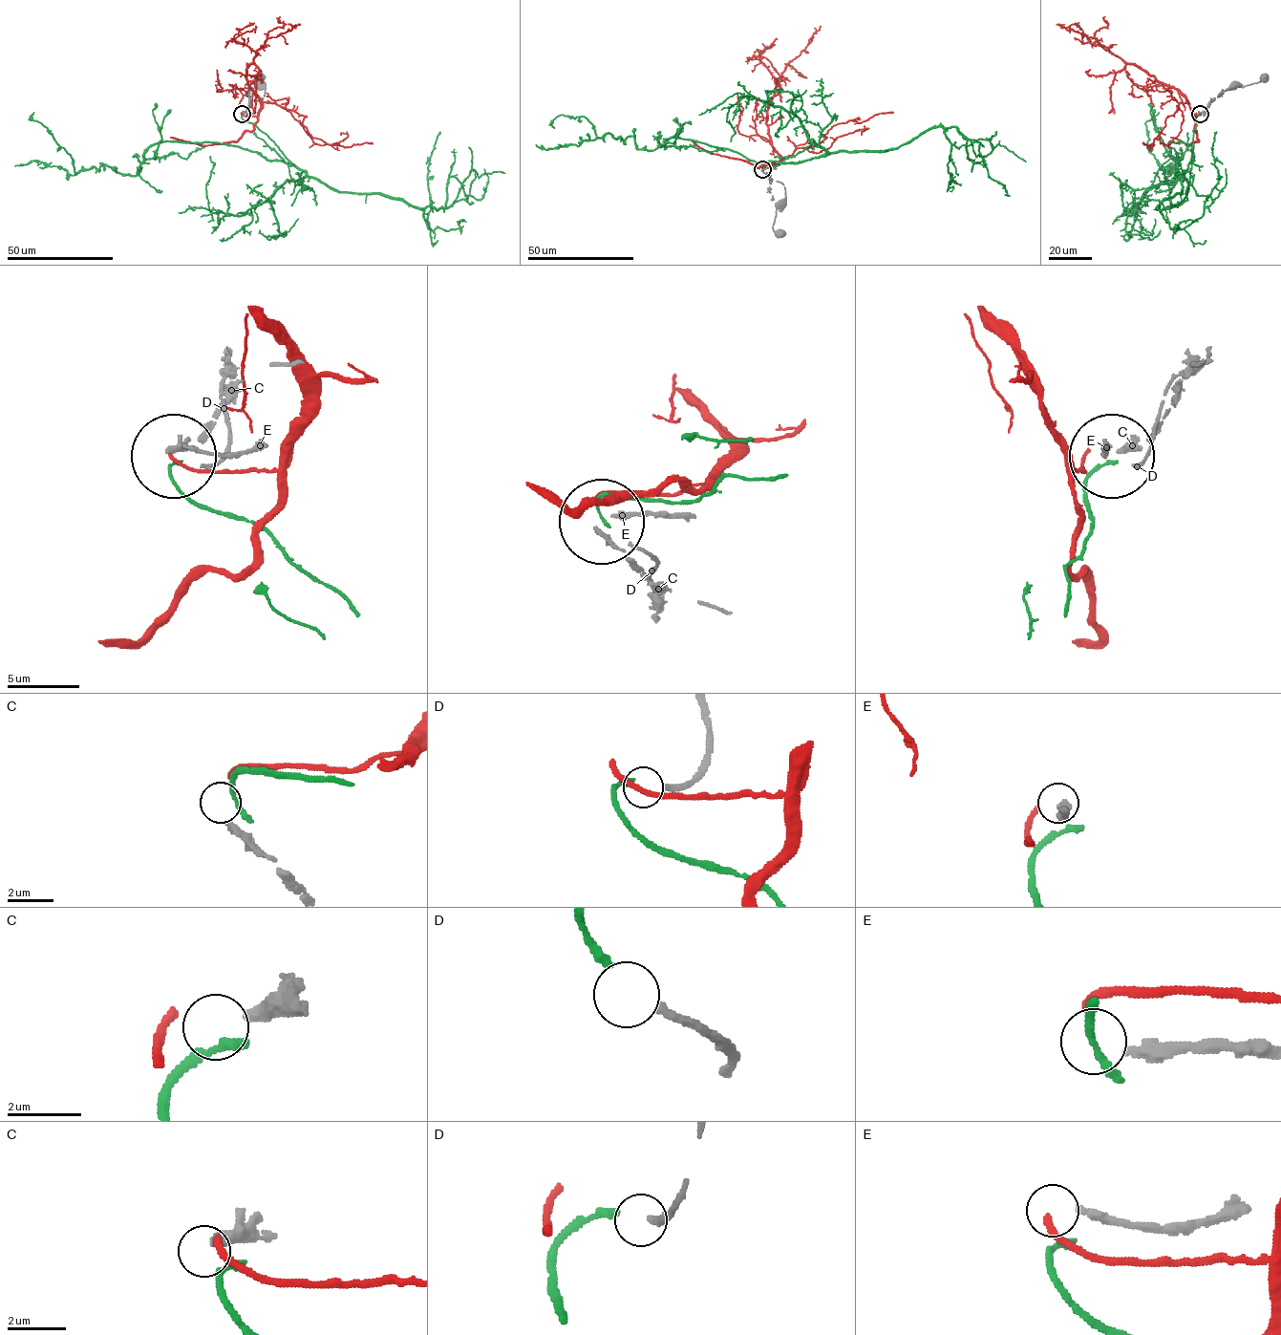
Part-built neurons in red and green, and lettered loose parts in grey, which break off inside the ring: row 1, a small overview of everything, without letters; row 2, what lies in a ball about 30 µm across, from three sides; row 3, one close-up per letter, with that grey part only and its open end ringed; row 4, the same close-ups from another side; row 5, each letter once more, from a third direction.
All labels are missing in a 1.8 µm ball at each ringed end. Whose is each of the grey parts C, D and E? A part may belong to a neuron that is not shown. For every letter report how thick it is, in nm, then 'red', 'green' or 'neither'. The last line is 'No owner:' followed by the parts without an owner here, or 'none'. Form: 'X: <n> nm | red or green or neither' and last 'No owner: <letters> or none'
C: 300 nm | neither
D: 240 nm | green
E: 300 nm | red
No owner: C

